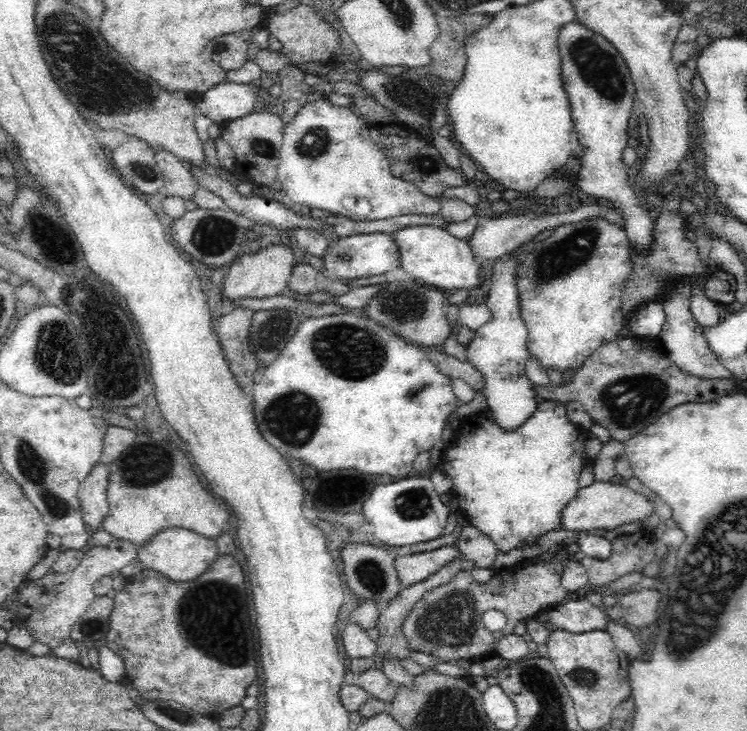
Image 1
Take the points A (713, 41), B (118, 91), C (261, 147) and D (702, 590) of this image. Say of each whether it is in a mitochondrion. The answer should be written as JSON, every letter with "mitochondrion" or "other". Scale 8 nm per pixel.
{"A":"other","B":"mitochondrion","C":"mitochondrion","D":"mitochondrion"}

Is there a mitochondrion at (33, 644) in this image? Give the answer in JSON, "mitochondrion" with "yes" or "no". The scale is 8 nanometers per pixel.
{"mitochondrion":"no"}

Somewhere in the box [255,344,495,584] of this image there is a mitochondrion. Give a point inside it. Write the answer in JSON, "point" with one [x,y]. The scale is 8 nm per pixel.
{"point":[293,417]}

